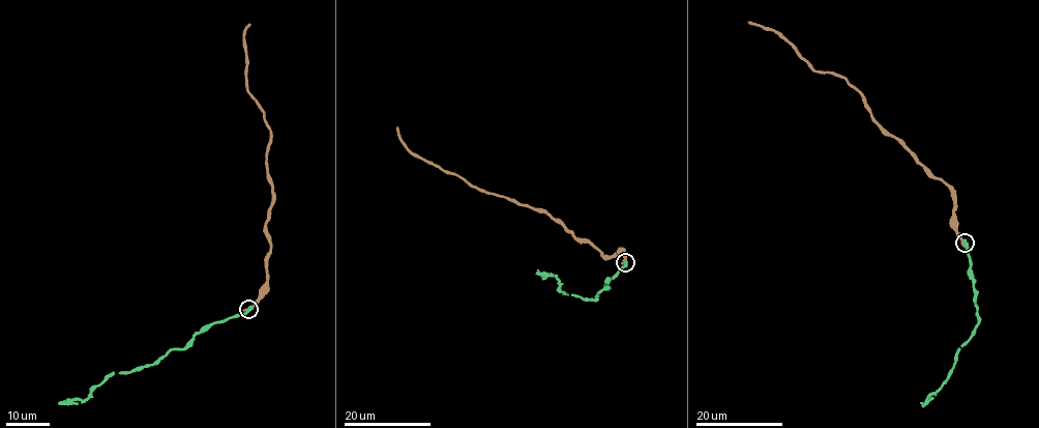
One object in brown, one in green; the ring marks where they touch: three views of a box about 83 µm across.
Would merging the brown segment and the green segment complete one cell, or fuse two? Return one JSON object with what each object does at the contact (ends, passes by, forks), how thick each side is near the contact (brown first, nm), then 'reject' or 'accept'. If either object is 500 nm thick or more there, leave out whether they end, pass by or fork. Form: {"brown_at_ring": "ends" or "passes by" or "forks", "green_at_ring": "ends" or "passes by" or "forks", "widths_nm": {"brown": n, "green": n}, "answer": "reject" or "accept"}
{"widths_nm": {"brown": 360, "green": 700}, "answer": "accept"}

